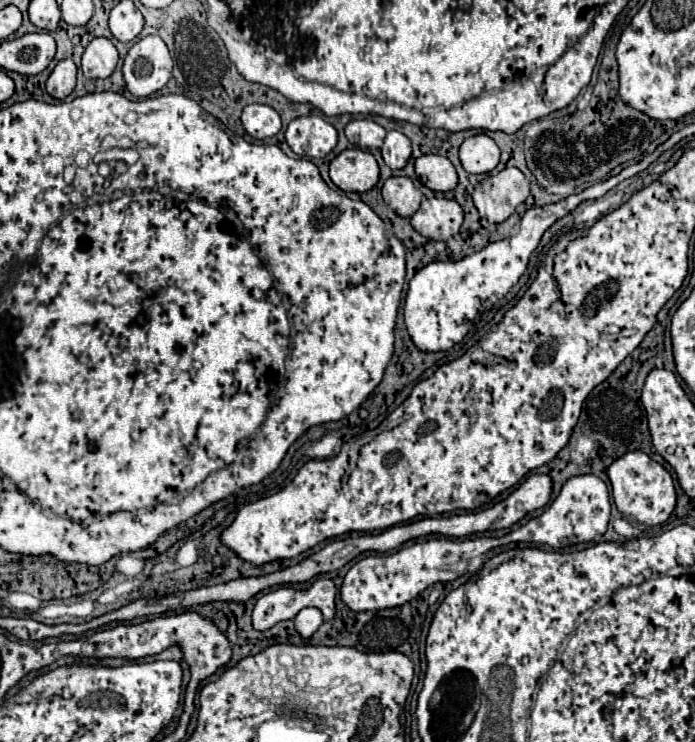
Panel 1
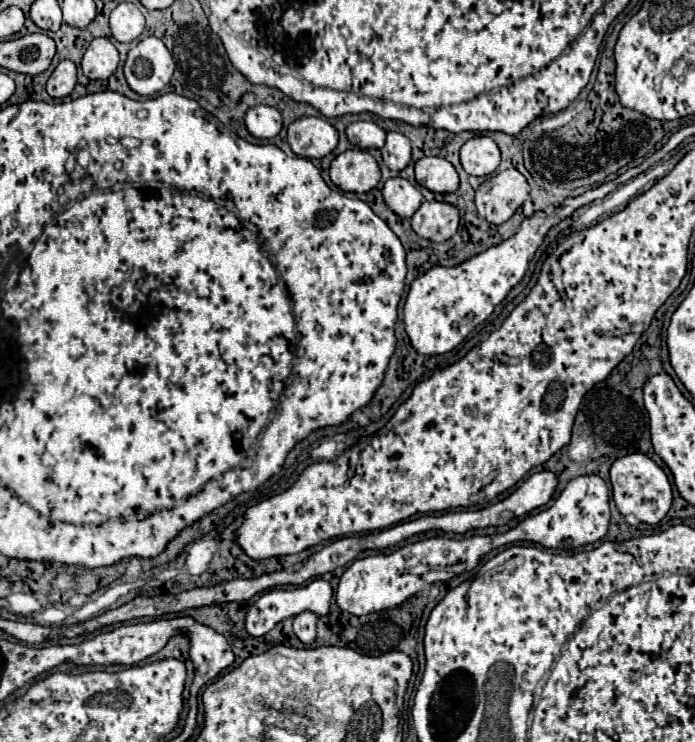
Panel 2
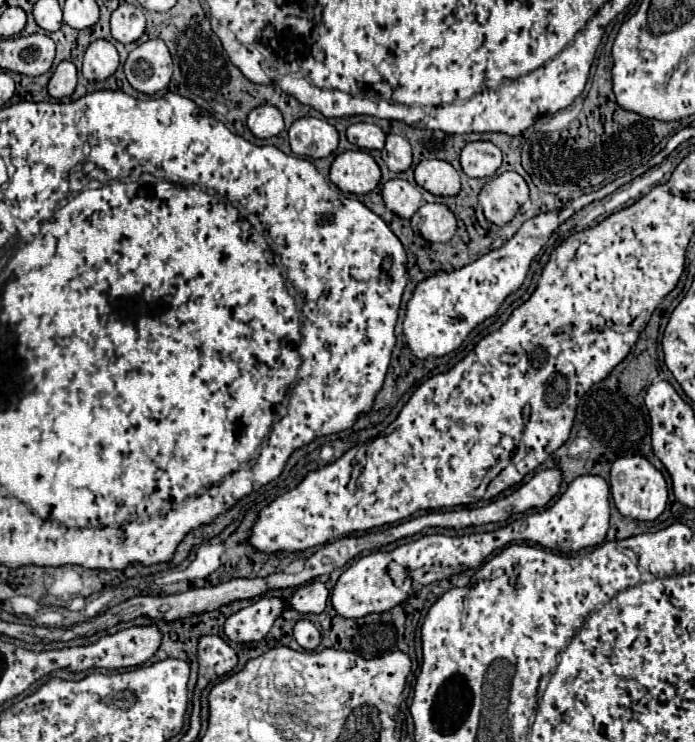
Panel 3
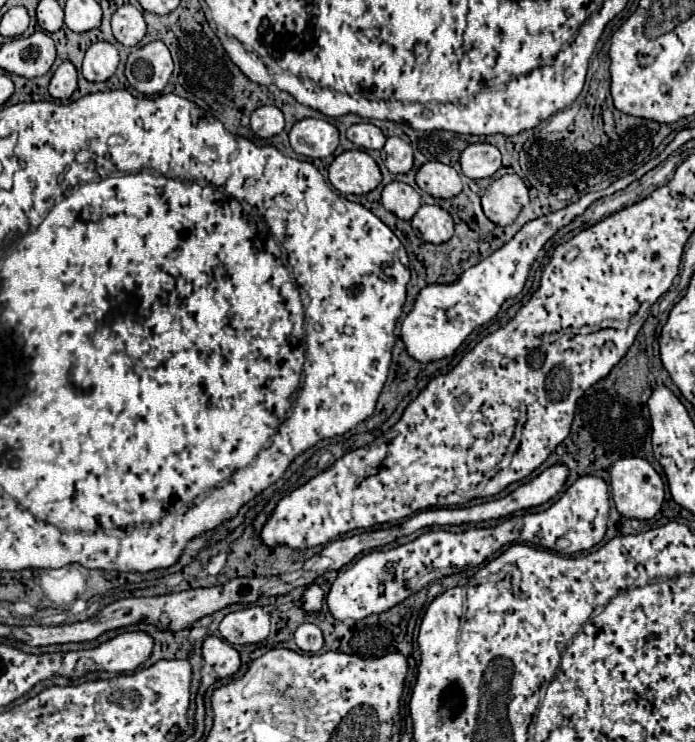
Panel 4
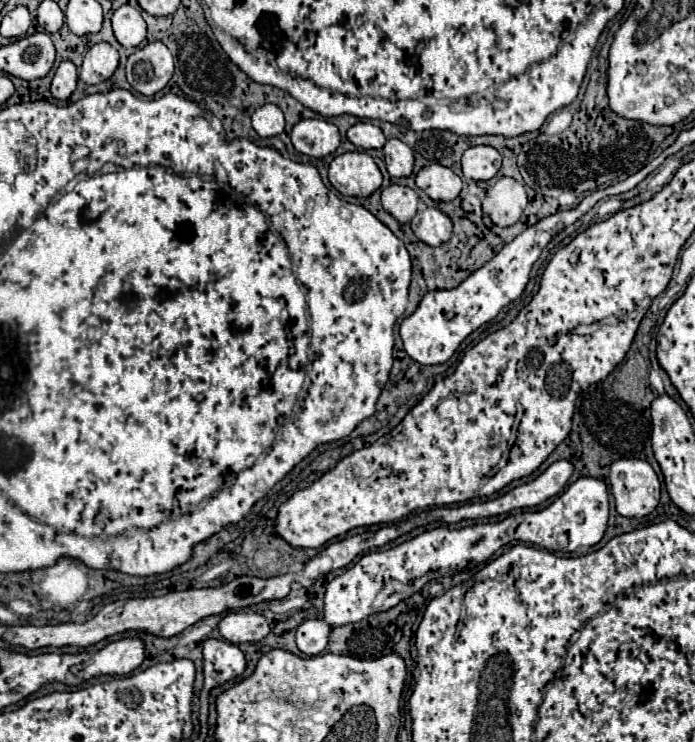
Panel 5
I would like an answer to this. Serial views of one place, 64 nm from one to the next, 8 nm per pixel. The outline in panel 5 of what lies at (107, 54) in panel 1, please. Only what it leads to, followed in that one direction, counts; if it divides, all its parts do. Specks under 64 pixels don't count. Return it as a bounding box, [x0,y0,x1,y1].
[80,42,118,84]

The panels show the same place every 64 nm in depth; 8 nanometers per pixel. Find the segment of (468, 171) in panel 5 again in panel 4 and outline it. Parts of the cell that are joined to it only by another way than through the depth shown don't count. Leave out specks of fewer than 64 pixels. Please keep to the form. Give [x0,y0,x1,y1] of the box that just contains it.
[460,144,502,178]

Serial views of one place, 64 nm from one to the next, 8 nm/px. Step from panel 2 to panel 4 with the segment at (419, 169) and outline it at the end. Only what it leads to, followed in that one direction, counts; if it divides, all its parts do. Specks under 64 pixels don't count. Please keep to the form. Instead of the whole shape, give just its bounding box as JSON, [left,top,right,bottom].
[416,162,462,198]

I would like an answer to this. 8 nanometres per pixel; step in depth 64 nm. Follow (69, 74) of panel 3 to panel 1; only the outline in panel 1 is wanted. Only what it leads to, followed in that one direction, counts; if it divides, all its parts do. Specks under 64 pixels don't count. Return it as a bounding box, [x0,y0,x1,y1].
[46,60,76,98]

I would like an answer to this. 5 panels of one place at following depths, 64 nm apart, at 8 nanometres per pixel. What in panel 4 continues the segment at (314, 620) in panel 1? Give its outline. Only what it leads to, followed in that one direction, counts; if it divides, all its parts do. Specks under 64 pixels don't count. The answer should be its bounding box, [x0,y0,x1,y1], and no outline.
[294,623,324,654]

